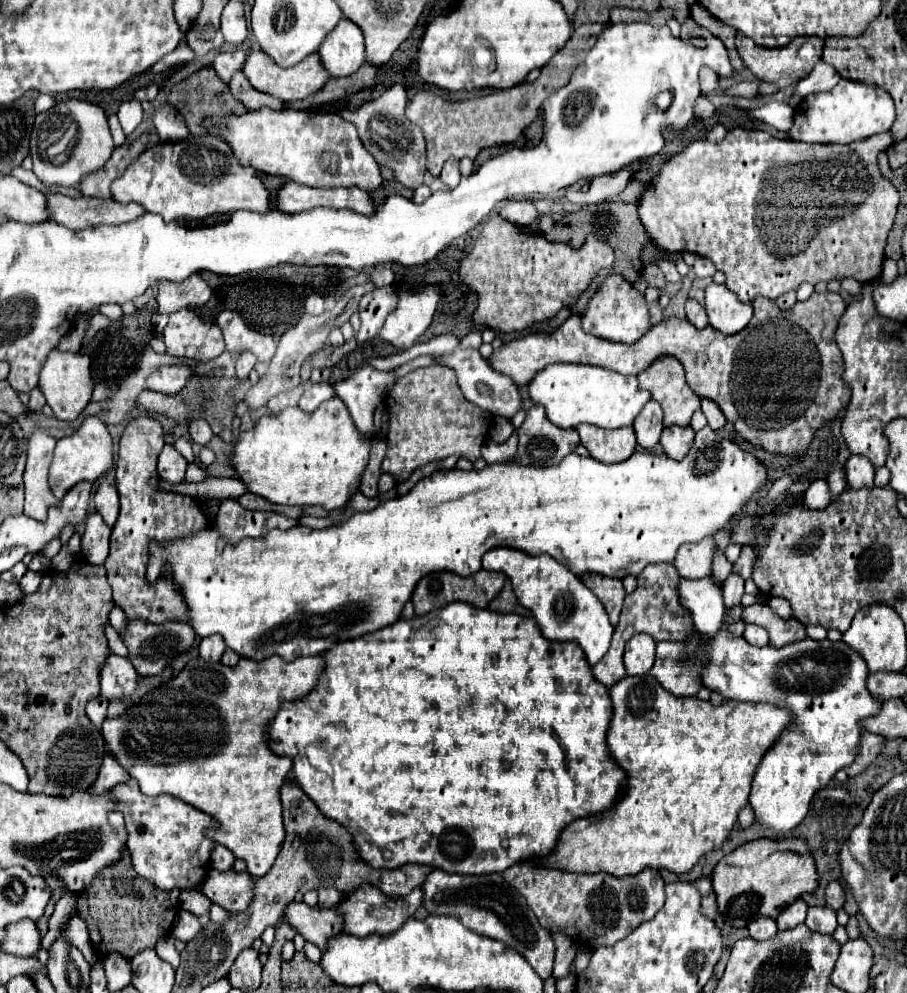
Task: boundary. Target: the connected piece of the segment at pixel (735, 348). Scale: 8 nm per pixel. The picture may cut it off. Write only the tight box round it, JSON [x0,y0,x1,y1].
[488,291,850,459]

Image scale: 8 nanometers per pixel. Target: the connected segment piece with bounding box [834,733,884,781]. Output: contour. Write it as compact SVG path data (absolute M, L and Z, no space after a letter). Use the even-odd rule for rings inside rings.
M864 733L864 735L862 735L862 745L858 745L858 753L856 753L856 757L854 757L854 763L848 765L848 767L844 767L844 769L840 769L834 777L836 777L838 781L846 781L846 779L850 779L850 777L862 773L862 771L878 757L882 745L884 745L884 743L882 743L880 737L874 737L874 735L870 735L870 733Z

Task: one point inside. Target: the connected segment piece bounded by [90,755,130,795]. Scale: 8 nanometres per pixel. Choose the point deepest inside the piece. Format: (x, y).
(111, 773)

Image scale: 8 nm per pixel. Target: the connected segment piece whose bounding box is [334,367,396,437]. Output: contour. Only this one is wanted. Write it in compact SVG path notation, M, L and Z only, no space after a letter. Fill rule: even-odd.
M360 367L352 375L334 383L336 395L346 403L358 433L364 437L374 437L372 413L378 403L382 403L384 393L394 385L396 377L392 371L376 371L370 367Z

